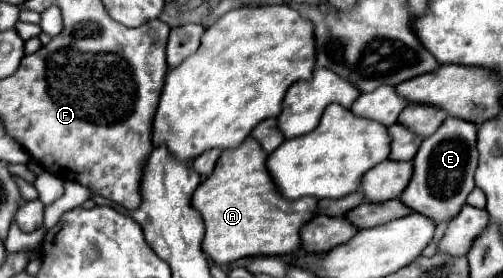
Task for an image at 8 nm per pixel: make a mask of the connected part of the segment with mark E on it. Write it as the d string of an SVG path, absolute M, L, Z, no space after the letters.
M446 119L440 129L426 137L414 157L414 173L408 187L402 191L400 201L416 213L422 213L434 221L446 221L458 215L464 207L468 193L474 185L474 171L478 163L476 151L476 133L478 127L474 123L462 119Z

